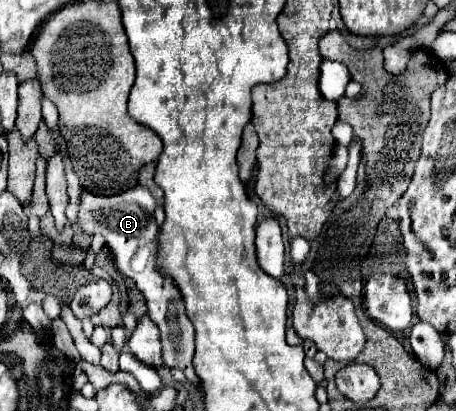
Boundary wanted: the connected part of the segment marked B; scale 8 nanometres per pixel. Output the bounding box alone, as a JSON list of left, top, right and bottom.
[78,186,198,384]

